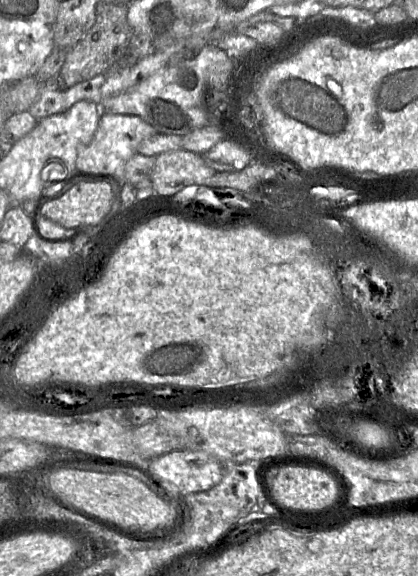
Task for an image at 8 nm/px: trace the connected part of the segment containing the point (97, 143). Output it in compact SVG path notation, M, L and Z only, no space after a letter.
M102 113L92 141L77 155L76 168L91 174L122 177L126 163L137 153L140 143L157 133L138 116Z

